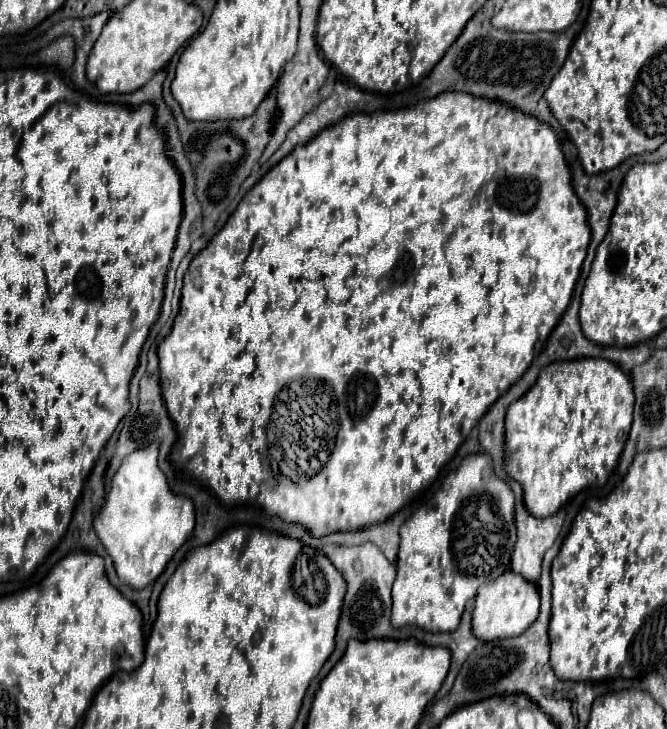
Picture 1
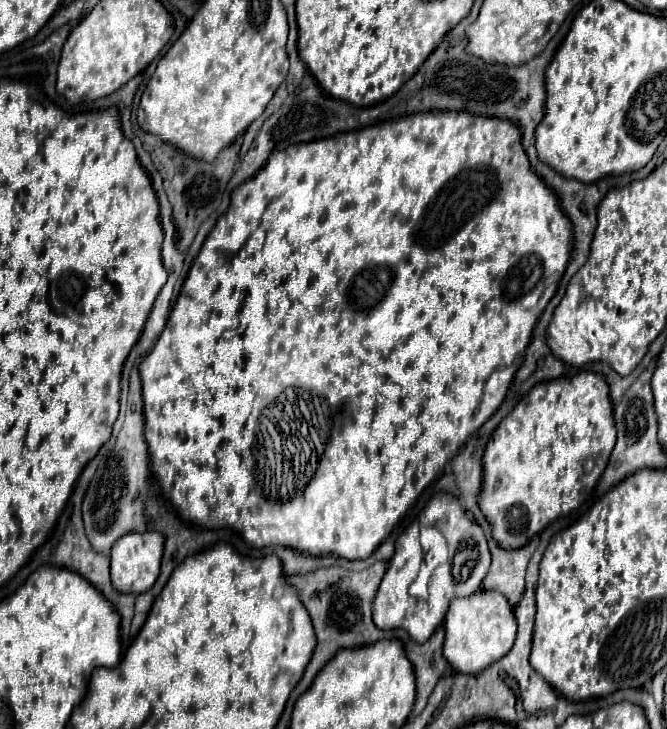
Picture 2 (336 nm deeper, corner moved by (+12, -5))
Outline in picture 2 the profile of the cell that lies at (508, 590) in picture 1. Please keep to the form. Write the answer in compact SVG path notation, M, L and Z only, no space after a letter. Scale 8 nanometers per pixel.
M480 590L468 598L454 598L444 618L444 658L454 672L478 674L496 658L502 658L514 644L516 620L508 600L500 592Z

